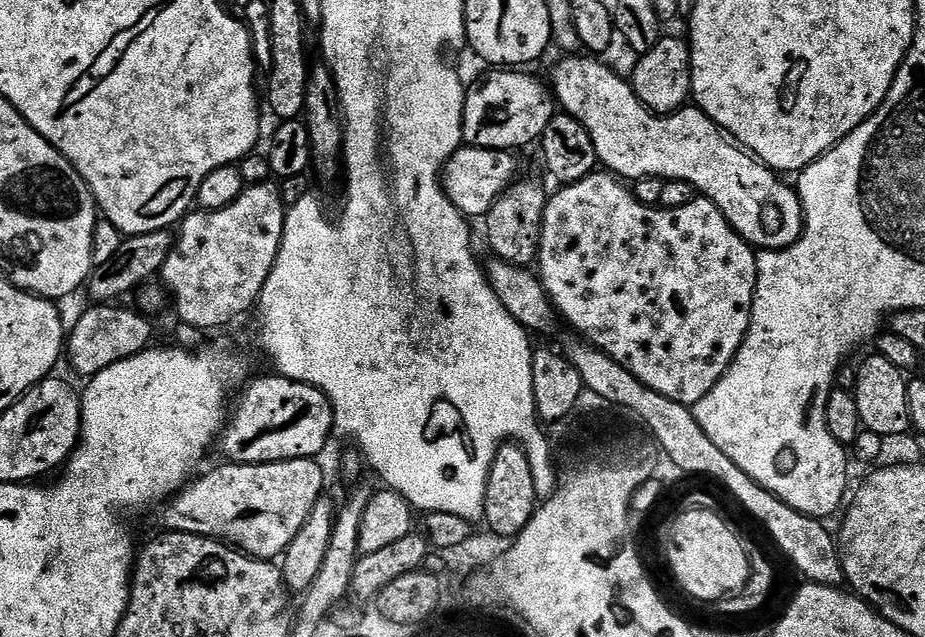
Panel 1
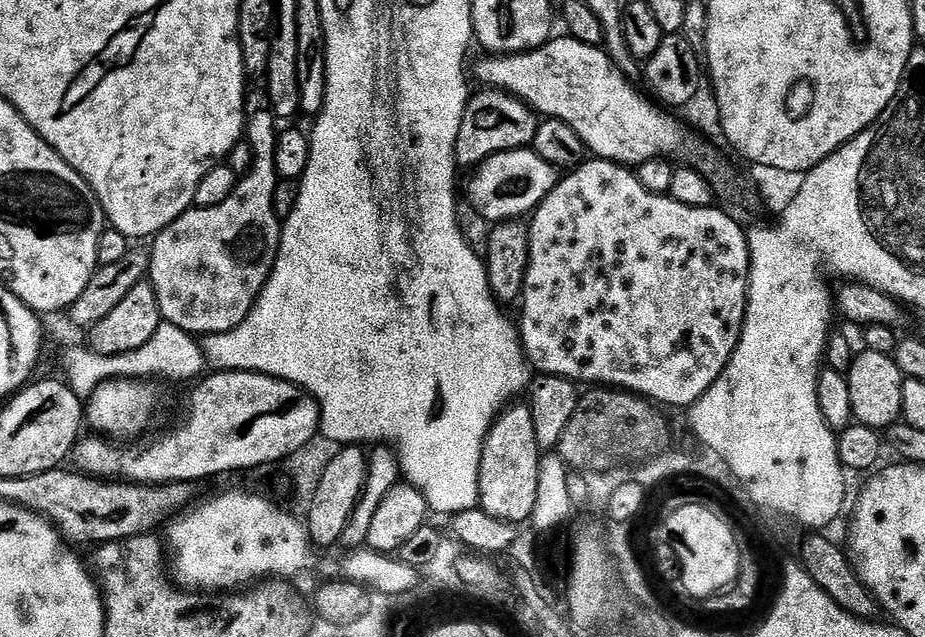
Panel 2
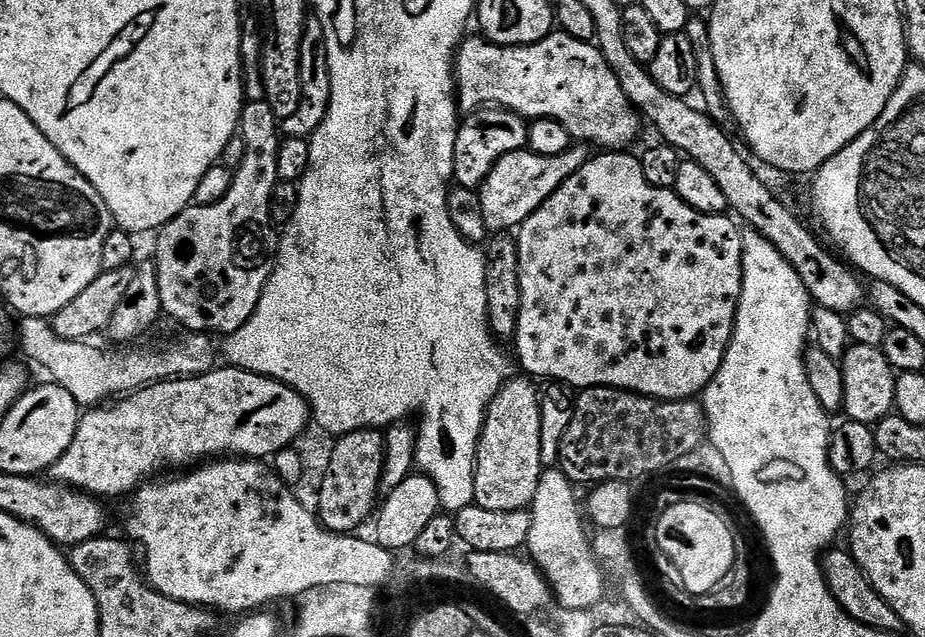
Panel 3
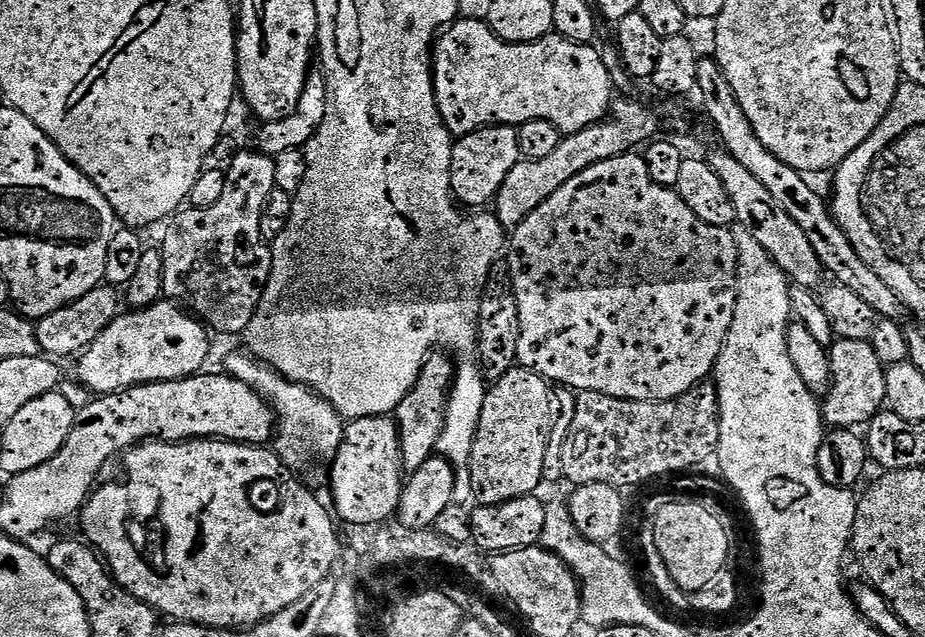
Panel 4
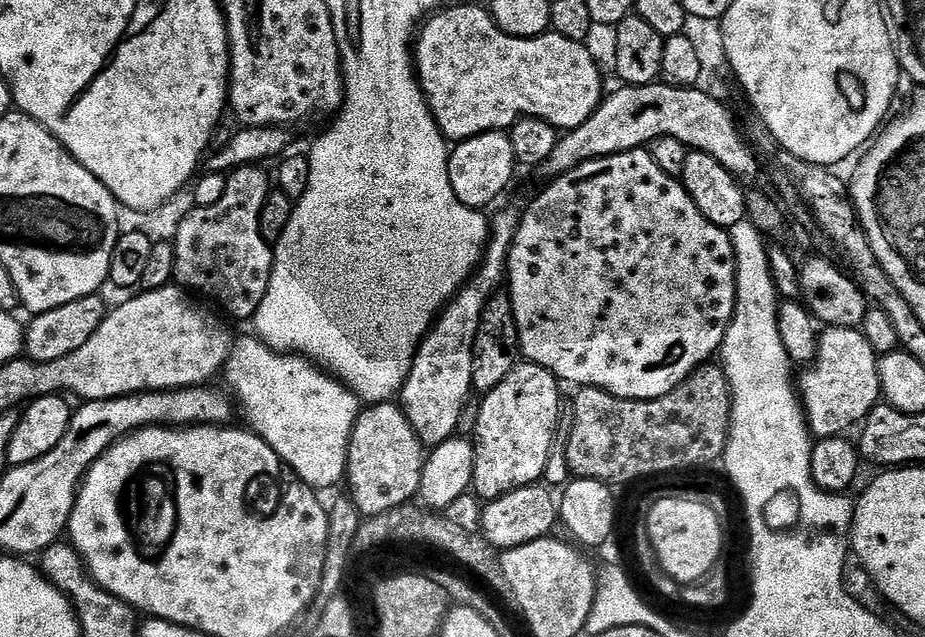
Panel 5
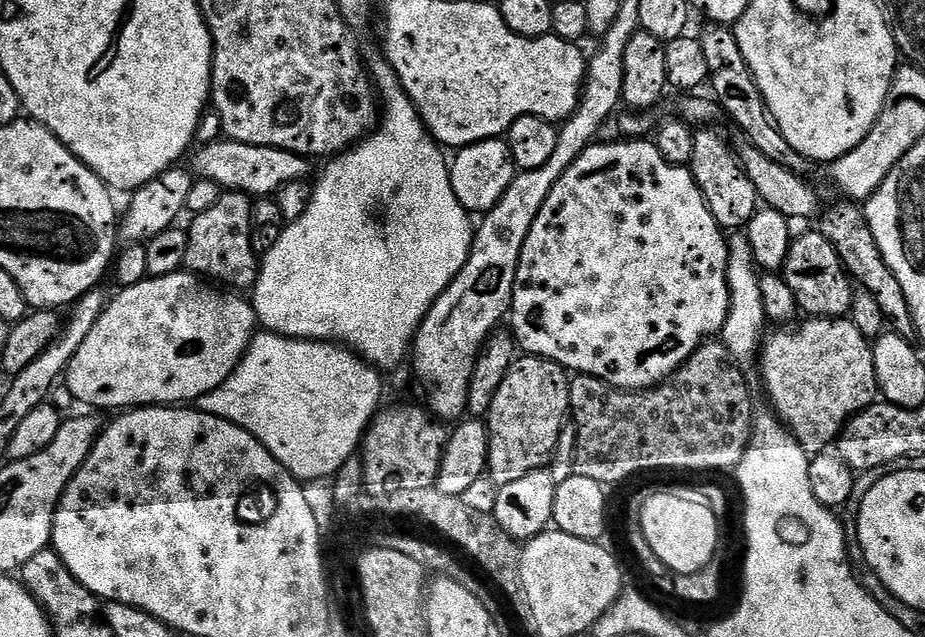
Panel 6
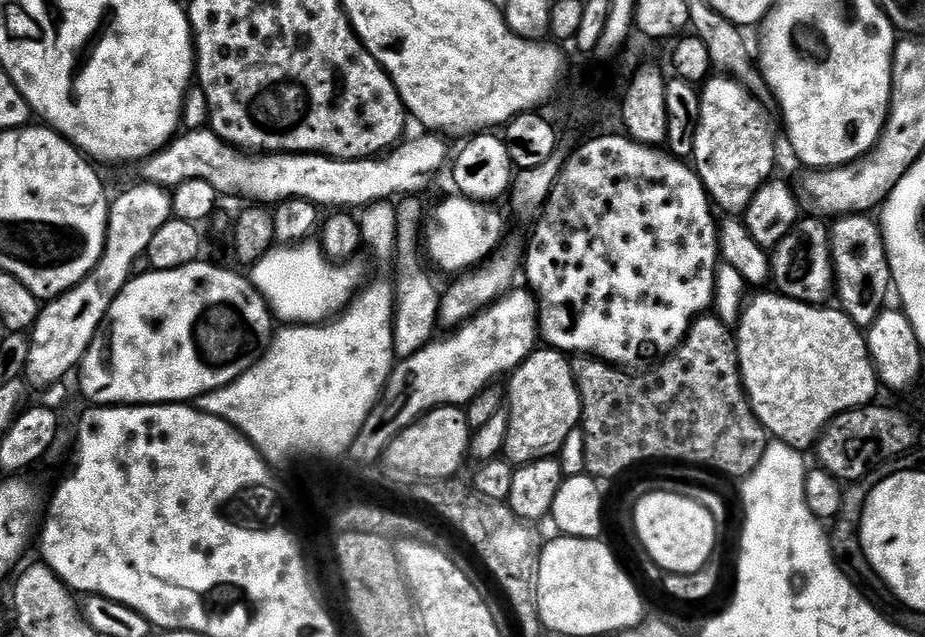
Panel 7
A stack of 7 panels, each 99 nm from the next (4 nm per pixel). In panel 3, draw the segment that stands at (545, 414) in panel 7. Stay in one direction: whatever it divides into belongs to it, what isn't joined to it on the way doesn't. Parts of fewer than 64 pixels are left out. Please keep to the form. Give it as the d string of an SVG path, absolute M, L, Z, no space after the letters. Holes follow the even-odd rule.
M508 379L499 394L490 402L484 416L484 428L476 447L476 469L474 470L474 503L482 510L513 512L525 510L536 499L540 485L540 473L545 471L542 462L542 410L540 409L540 388L531 379Z

